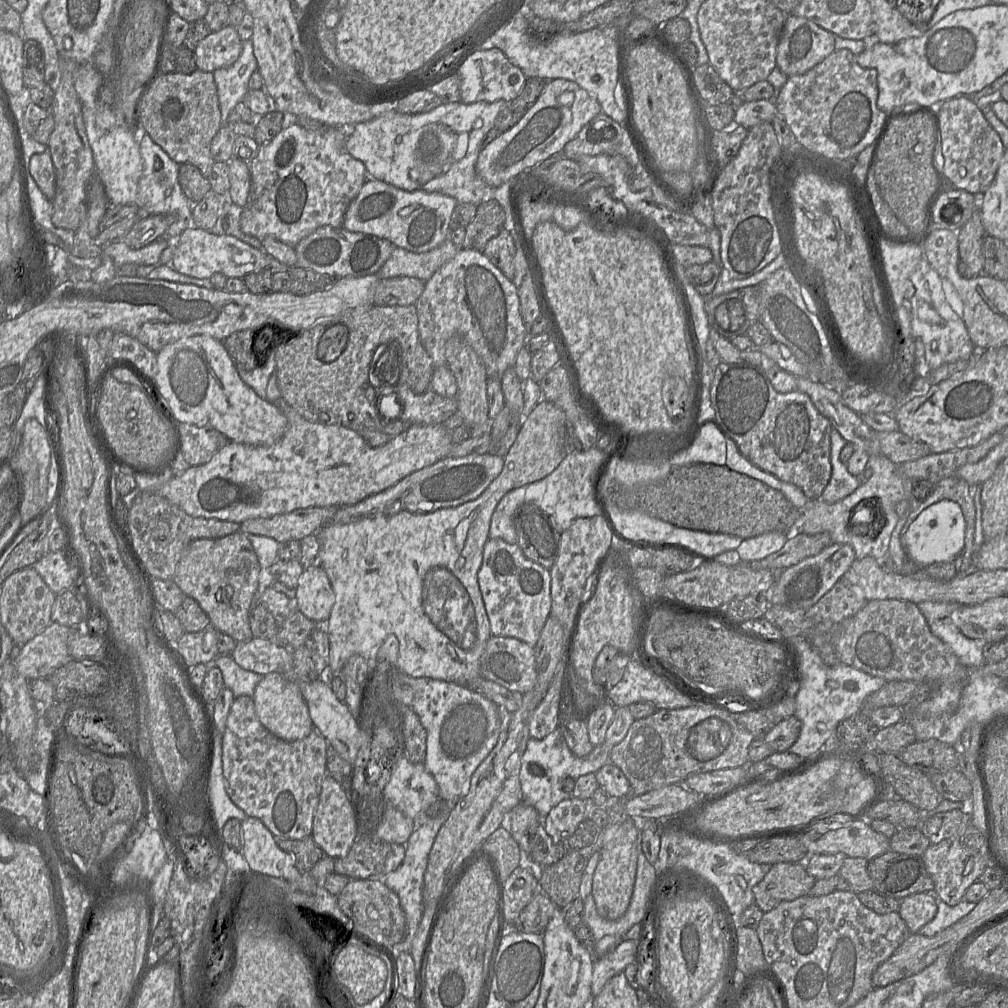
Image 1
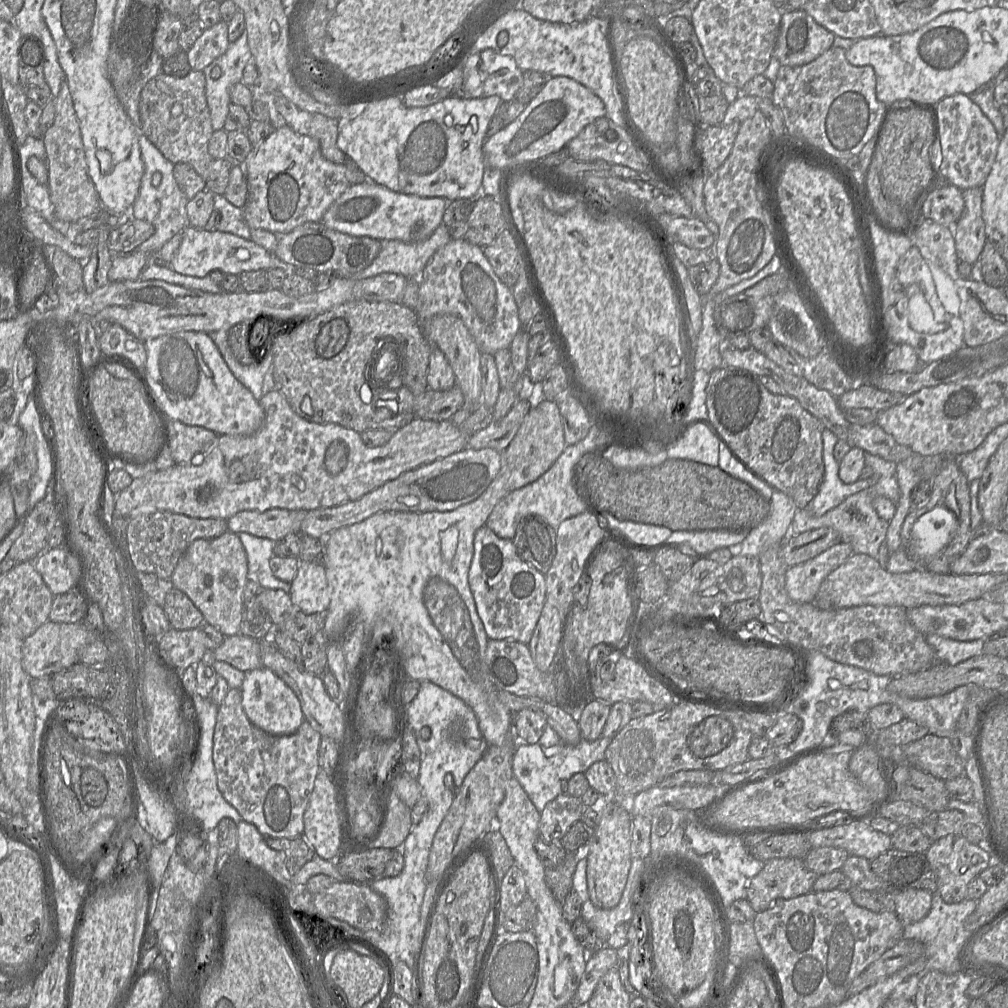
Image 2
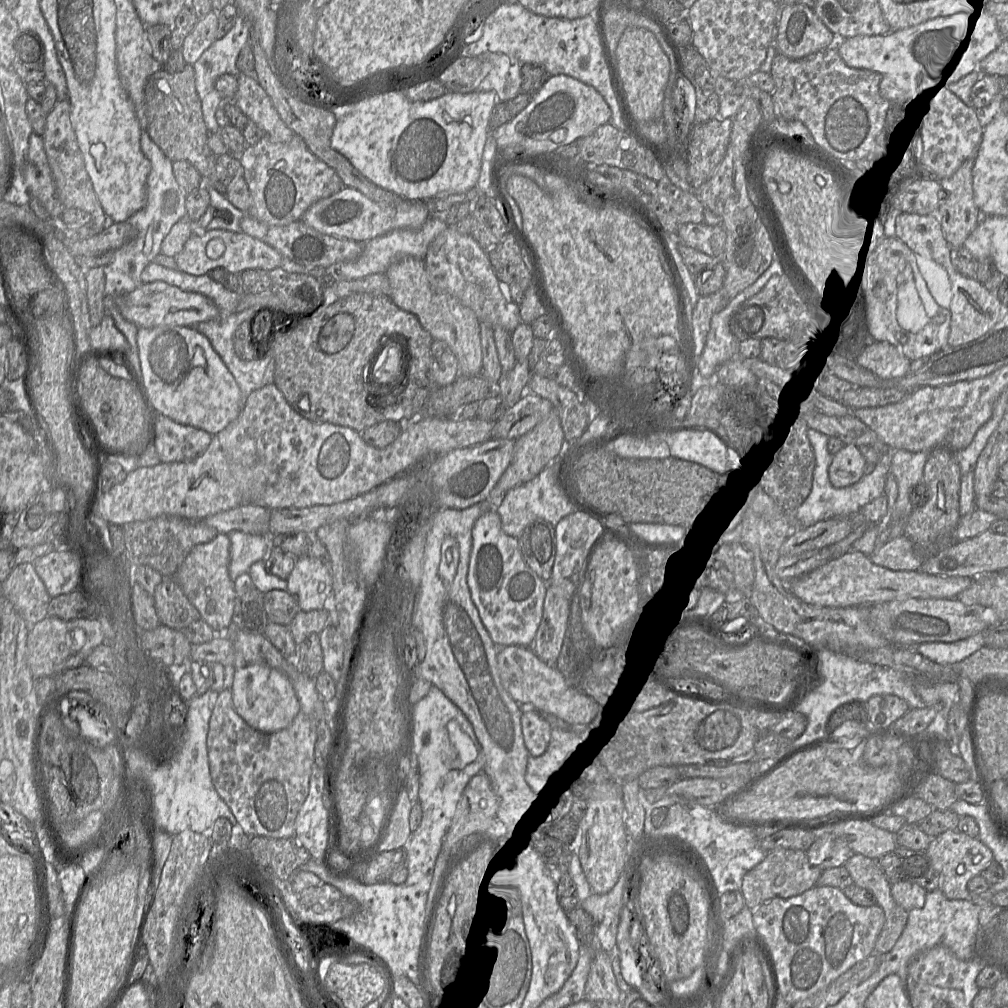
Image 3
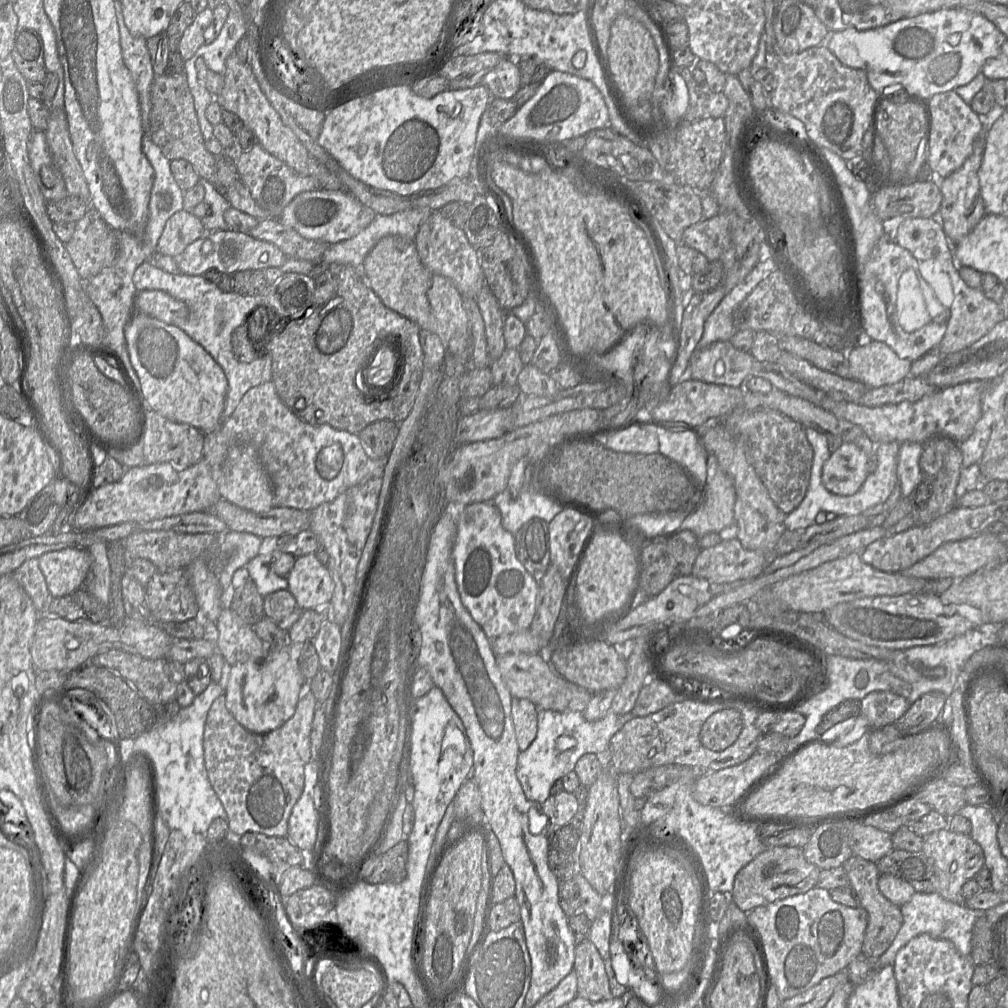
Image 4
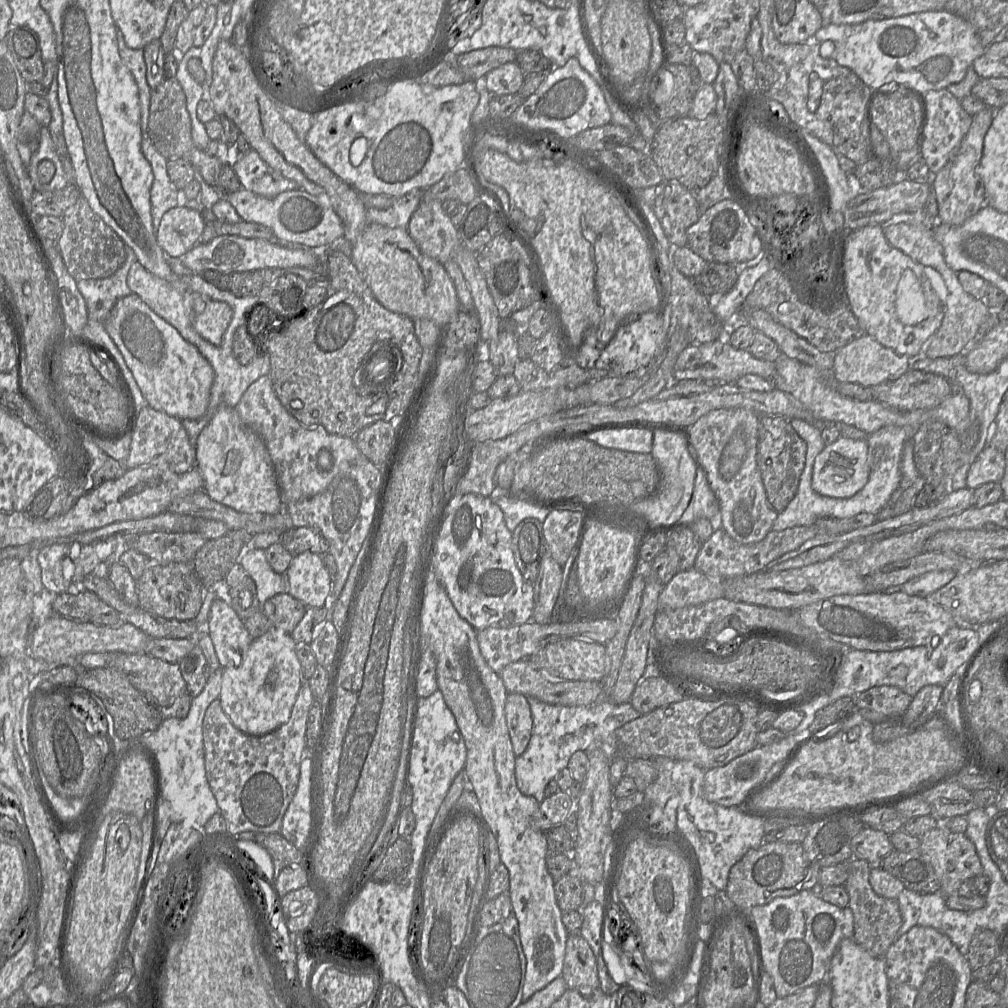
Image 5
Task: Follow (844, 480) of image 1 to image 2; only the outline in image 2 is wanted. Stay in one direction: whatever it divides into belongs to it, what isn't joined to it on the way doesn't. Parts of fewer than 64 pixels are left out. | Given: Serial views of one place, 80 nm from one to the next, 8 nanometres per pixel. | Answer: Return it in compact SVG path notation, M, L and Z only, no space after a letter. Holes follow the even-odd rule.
M831 430L822 431L824 477L819 490L806 508L812 514L821 516L842 503L847 497L875 484L875 472L870 478L844 483L839 478L839 462L833 456L833 449L839 438Z

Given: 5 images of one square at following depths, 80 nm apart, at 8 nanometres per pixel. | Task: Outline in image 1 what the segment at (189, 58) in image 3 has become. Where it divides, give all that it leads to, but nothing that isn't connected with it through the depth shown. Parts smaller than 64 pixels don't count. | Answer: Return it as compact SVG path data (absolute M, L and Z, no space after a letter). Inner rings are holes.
M231 25L210 32L193 51L197 69L211 73L233 65L241 52L242 40Z

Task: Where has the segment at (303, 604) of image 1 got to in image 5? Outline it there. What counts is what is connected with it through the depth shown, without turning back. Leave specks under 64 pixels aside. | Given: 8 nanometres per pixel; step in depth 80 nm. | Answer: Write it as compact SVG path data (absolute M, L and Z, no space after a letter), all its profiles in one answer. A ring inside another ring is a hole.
M305 551L293 556L285 576L289 594L302 602L307 608L328 608L331 620L331 611L336 600L330 599L332 580L319 554Z

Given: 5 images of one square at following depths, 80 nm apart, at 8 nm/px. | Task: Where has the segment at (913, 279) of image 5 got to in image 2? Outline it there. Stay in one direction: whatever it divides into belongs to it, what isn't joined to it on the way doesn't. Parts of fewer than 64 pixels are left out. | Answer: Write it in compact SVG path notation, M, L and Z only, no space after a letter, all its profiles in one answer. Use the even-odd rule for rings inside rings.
M916 284L906 288L908 295L908 320L910 327L919 333L937 333L947 328L947 323L938 323L931 306Z

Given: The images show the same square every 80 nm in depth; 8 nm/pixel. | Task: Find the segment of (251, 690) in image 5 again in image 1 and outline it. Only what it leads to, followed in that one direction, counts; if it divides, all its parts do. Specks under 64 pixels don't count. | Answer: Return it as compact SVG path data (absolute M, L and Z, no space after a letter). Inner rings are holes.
M271 672L263 675L252 696L256 715L261 724L274 736L285 741L296 741L307 737L314 729L308 707L298 685L283 674Z

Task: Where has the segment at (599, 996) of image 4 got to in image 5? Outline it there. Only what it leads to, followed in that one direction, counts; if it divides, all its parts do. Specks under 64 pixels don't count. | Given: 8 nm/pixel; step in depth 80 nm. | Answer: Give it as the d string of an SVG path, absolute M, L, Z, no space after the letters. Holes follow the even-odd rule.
M569 935L567 938L561 977L568 989L589 986L592 990L600 990L596 956L581 935Z

